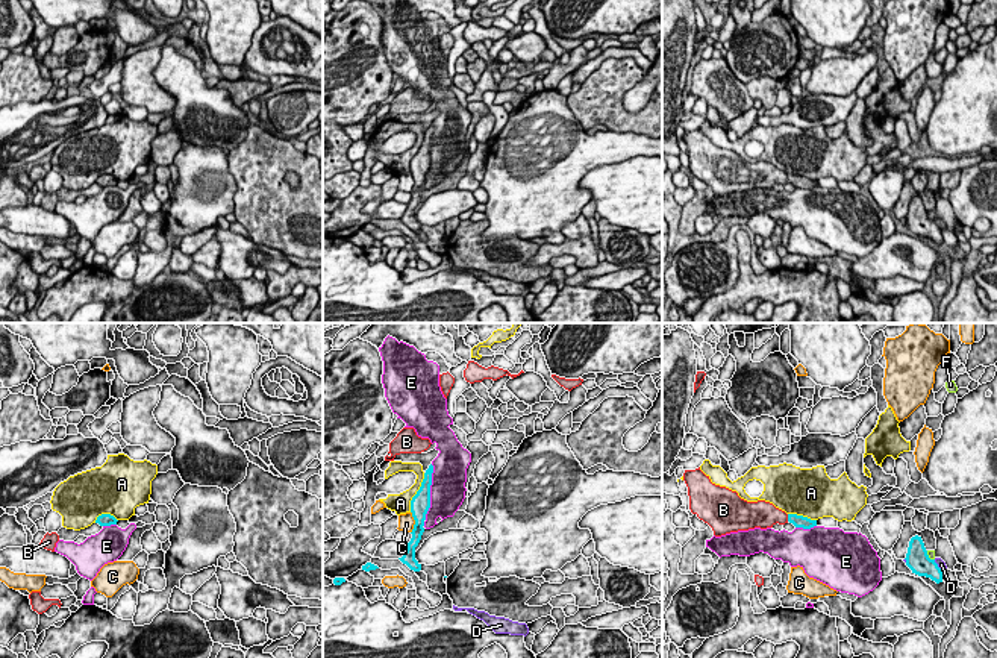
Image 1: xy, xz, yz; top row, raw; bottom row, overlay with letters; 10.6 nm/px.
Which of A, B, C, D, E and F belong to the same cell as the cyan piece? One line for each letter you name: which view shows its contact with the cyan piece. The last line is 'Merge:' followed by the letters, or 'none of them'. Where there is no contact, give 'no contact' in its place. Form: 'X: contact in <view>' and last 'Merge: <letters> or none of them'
B: contact in yz
Merge: B

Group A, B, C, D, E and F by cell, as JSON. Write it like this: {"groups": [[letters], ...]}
{"groups": [["A"], ["B"], ["C"], ["D"], ["E"], ["F"]]}

